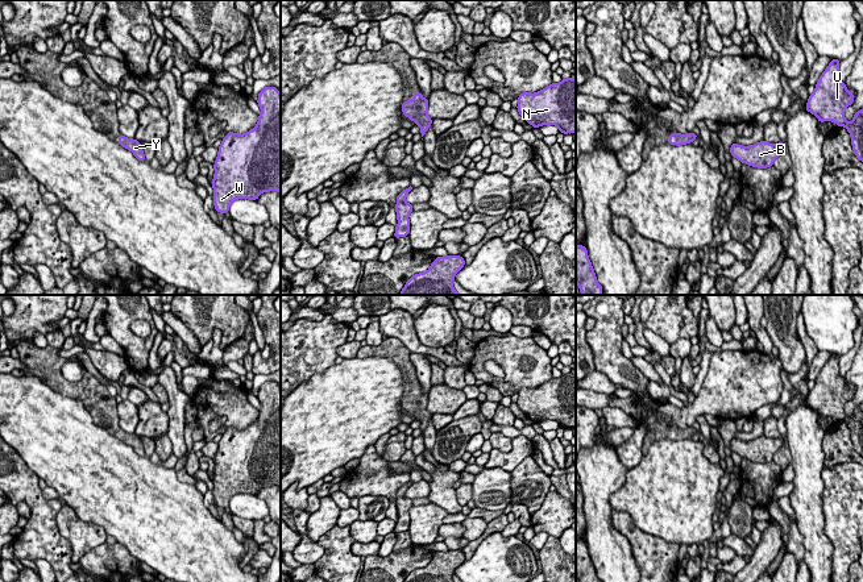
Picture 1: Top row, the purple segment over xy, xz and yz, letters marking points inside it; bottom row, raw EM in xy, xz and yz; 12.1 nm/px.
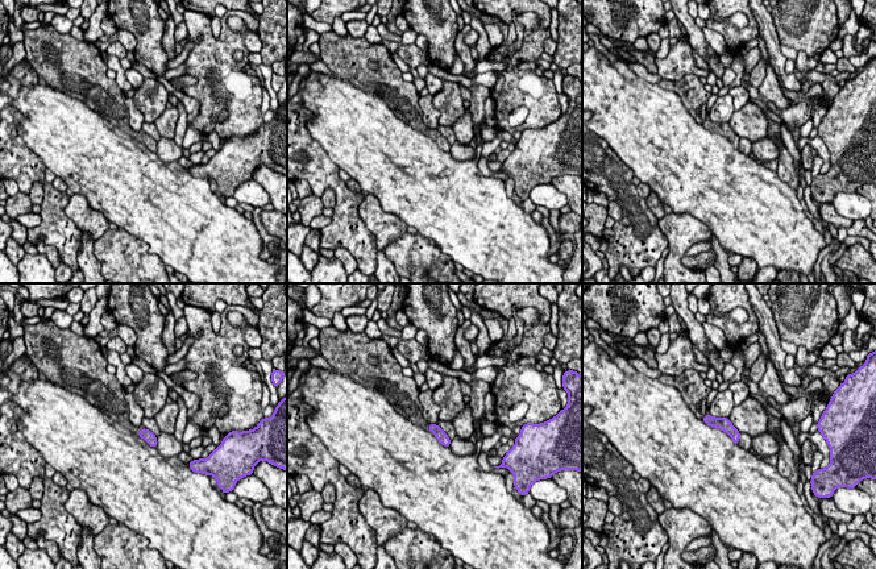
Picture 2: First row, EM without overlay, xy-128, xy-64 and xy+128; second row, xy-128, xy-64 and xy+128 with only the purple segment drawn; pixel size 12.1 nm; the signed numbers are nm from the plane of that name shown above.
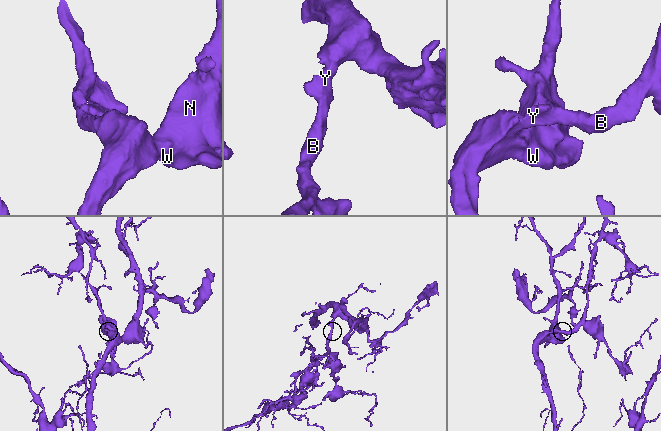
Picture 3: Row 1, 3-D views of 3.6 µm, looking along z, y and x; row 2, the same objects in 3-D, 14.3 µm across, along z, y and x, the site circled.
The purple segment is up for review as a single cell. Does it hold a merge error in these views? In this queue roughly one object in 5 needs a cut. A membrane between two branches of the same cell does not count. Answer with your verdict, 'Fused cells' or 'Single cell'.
Single cell

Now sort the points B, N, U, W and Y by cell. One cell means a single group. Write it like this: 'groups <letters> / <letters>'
groups B N U W Y

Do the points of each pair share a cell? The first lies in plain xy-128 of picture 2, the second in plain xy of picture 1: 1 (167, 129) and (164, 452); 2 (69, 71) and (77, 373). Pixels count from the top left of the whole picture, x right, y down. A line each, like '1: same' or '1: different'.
1: same
2: different

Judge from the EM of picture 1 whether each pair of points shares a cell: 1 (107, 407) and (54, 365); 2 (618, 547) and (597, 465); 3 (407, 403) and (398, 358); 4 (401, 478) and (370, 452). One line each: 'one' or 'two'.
1: one
2: one
3: one
4: one

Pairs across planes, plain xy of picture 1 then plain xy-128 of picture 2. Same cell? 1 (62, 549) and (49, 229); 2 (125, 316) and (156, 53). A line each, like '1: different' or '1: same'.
1: same
2: same

